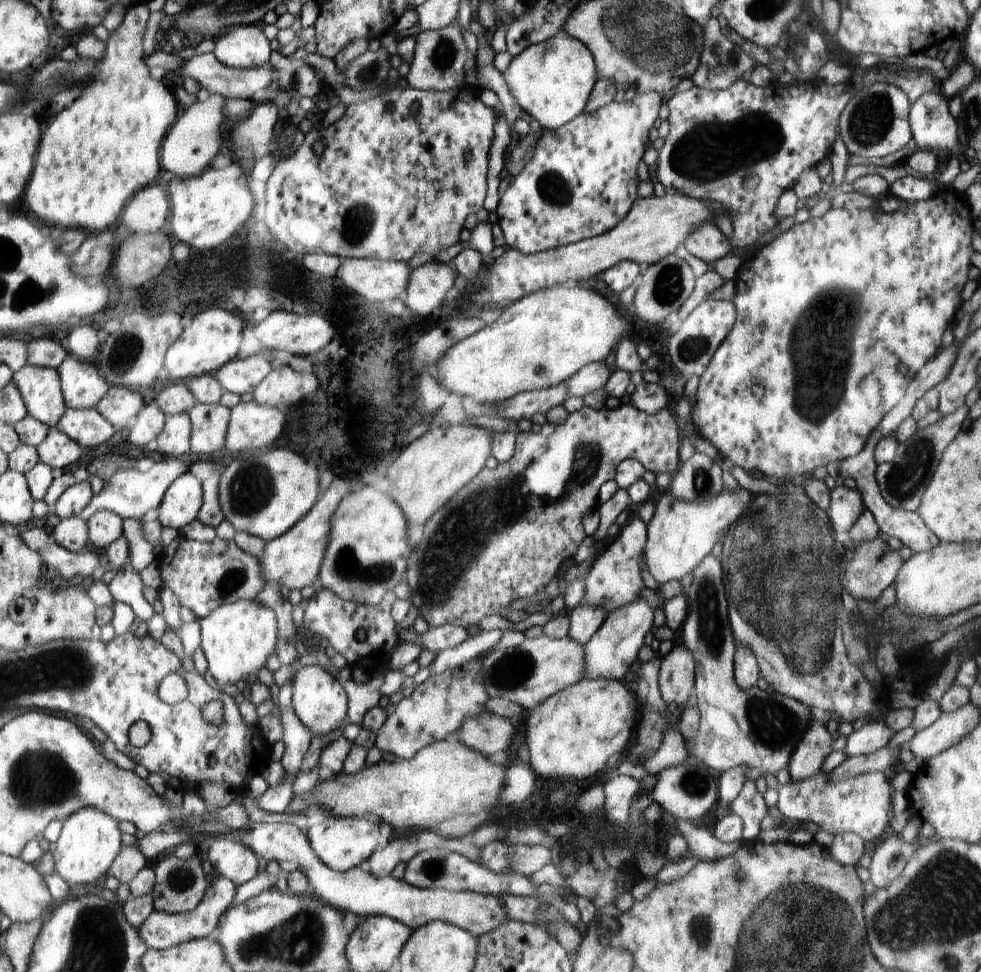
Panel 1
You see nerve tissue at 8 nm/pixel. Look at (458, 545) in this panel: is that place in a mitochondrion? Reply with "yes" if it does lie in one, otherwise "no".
yes

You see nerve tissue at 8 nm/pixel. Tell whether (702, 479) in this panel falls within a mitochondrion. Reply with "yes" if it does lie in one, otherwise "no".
yes

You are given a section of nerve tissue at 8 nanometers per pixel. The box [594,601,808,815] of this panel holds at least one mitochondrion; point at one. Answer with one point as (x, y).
(772, 732)

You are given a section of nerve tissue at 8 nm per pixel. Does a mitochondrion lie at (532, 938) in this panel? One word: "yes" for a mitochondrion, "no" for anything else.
no

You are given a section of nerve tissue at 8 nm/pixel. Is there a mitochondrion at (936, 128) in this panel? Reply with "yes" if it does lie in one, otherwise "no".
no

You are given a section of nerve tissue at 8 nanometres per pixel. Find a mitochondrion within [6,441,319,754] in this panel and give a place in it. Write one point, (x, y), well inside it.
(251, 488)

